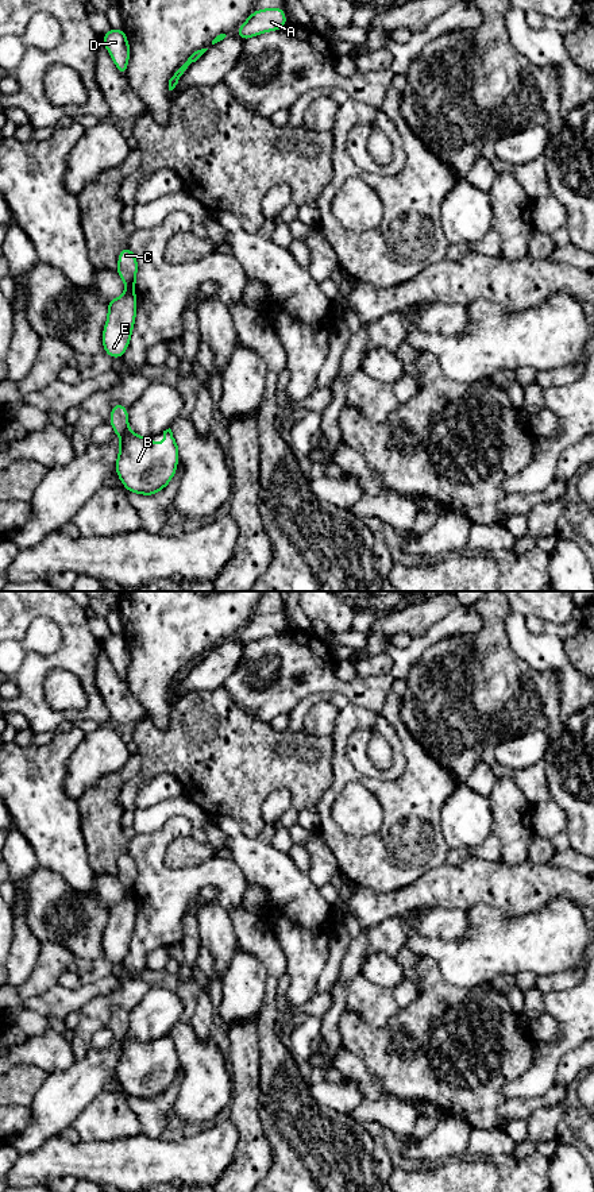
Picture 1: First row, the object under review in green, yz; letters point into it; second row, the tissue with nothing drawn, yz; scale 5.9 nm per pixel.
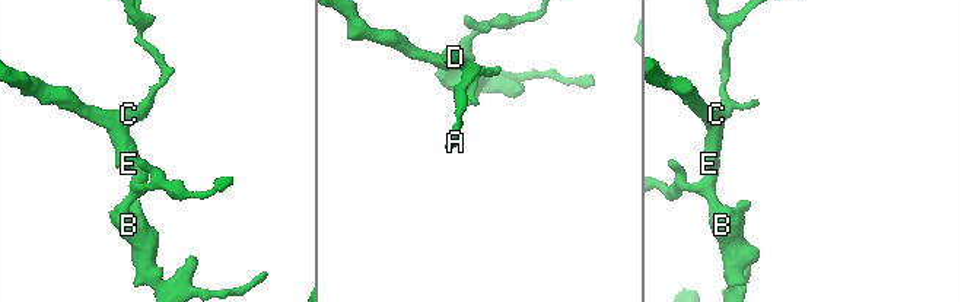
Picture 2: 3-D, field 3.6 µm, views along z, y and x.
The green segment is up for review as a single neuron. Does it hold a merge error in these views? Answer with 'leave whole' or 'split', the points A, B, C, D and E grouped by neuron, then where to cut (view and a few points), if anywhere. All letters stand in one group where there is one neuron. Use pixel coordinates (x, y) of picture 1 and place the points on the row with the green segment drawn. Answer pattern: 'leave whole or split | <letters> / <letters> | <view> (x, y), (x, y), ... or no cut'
leave whole | A B C D E | no cut

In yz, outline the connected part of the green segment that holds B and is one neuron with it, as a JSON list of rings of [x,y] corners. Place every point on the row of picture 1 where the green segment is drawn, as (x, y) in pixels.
[[[113,404],[108,420],[120,437],[116,474],[131,493],[154,495],[165,489],[178,464],[178,444],[171,429],[163,431],[163,444],[154,445],[153,436],[140,437],[128,428],[127,408]]]

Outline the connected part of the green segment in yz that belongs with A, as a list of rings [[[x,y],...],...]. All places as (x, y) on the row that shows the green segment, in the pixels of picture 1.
[[[282,7],[265,8],[261,11],[252,11],[250,18],[235,32],[247,40],[251,36],[269,32],[273,30],[281,30],[286,26],[286,16]]]

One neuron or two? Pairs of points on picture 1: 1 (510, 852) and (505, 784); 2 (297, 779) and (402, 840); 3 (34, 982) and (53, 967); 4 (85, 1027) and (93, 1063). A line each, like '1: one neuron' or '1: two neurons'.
1: one neuron
2: two neurons
3: one neuron
4: two neurons

